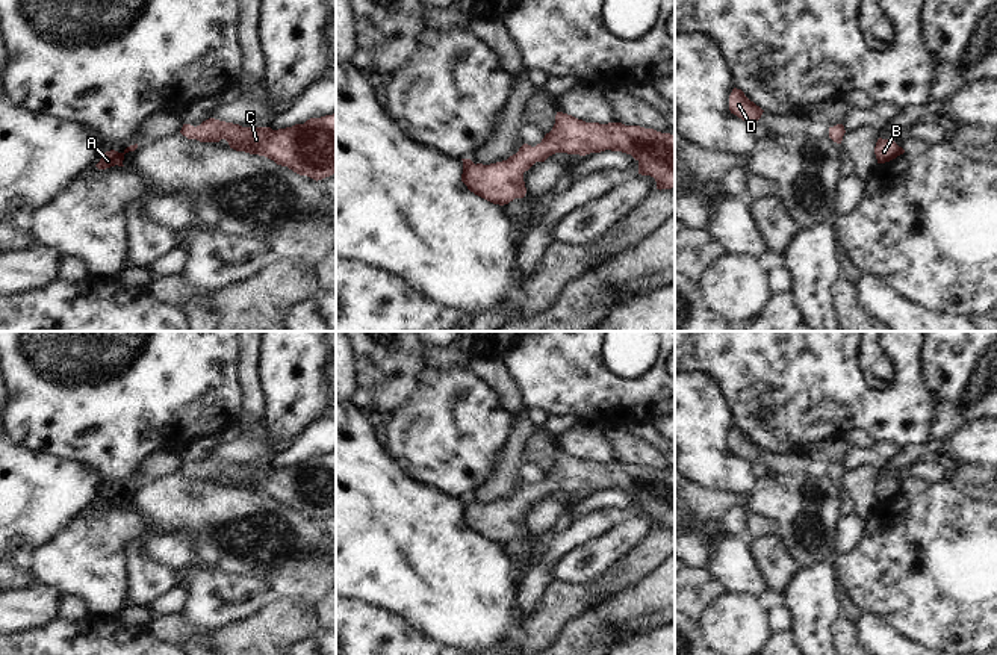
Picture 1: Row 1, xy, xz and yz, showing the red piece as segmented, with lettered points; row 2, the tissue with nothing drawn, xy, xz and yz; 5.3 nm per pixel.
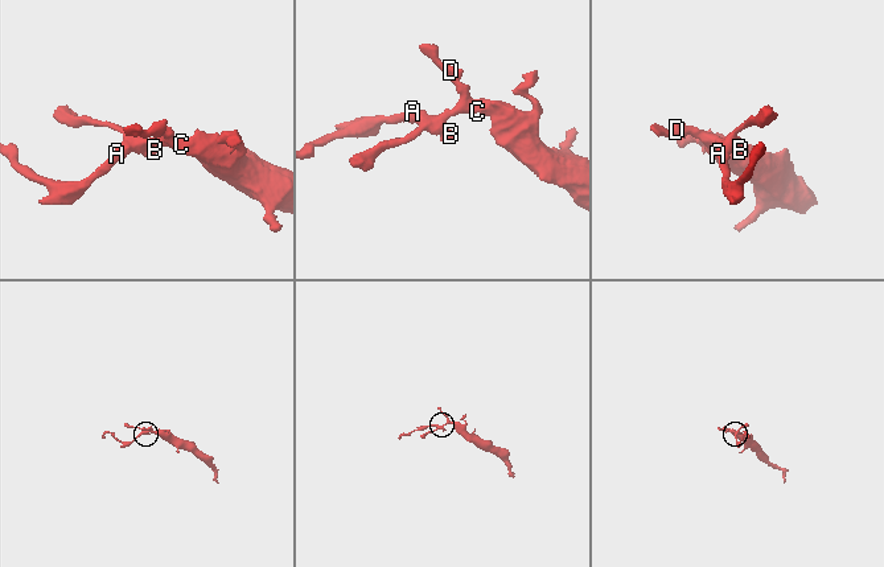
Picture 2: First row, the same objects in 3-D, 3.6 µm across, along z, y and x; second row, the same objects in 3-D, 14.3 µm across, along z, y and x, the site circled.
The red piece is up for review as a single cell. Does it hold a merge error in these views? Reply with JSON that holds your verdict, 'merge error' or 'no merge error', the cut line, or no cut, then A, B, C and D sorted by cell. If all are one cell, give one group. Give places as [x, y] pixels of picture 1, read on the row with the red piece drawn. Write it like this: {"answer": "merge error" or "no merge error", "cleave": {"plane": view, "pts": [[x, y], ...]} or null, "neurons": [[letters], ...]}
{"answer": "no merge error", "cleave": null, "neurons": [["A", "B", "C", "D"]]}

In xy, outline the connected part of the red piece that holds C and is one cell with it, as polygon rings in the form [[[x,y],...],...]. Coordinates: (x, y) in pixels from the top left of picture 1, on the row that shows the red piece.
[[[336,113],[278,130],[209,118],[197,127],[183,124],[180,133],[200,142],[225,139],[236,151],[265,156],[316,182],[336,174]]]

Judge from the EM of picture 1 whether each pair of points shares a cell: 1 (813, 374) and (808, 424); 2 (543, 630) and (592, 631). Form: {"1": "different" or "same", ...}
{"1": "same", "2": "different"}

